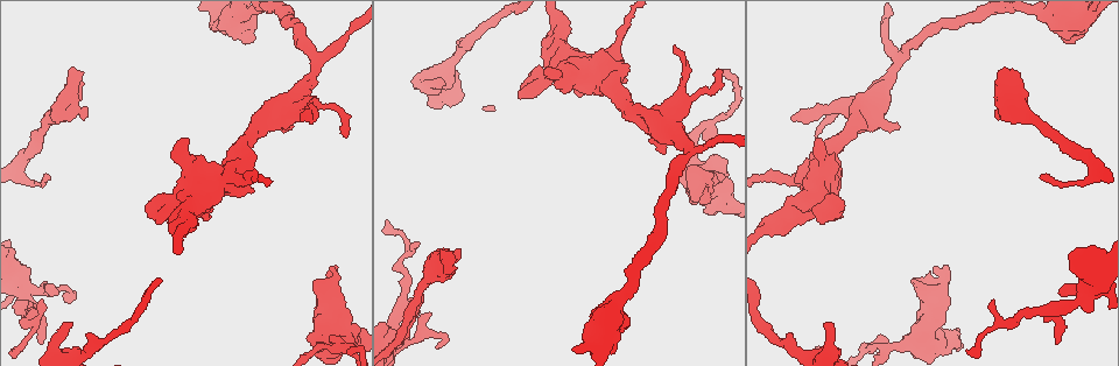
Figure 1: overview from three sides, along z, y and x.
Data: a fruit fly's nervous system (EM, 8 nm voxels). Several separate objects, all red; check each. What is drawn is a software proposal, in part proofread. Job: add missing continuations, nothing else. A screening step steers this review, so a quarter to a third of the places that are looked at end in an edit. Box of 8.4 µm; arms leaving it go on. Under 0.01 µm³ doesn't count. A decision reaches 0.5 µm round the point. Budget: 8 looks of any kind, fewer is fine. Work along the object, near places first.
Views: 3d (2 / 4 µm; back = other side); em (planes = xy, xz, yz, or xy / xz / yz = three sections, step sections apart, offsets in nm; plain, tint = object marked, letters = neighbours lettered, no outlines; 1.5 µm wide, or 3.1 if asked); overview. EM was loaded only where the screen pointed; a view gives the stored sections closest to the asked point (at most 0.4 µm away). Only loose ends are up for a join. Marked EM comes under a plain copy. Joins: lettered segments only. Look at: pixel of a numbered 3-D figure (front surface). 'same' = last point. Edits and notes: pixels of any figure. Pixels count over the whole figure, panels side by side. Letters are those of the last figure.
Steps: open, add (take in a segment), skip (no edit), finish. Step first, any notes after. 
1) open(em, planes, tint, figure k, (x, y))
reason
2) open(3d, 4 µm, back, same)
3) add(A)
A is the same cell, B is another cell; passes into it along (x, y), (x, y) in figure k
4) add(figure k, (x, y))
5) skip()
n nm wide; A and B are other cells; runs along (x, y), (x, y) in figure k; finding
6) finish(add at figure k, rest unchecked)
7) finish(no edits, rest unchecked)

open(em, xz, step 8, tint, figure 1, (39, 339))
free end

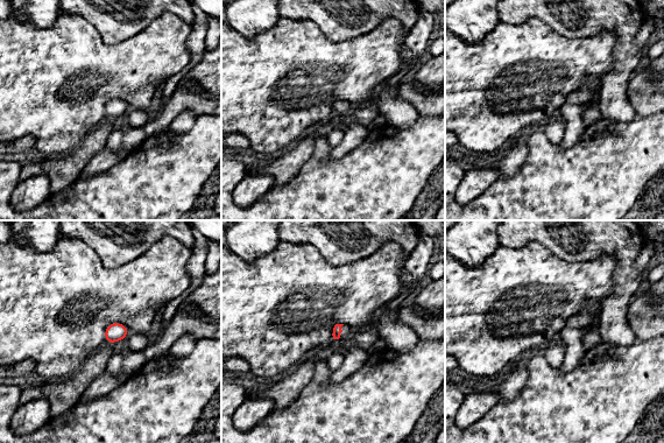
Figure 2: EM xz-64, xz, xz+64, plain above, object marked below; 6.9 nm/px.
open(em, xz, step 8, letters, same)
what lies round it

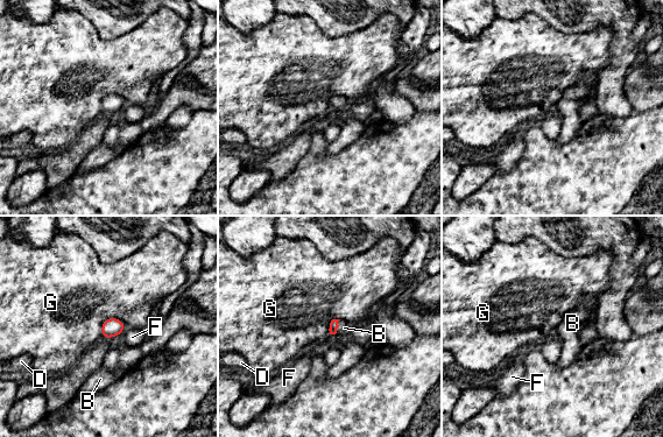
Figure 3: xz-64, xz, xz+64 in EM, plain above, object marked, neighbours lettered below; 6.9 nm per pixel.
add(B)
B is the same cell, D, F and G are other cells; passes into it along (333, 325), (338, 326), (344, 328) in figure 3; it goes on there

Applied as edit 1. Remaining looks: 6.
open(overview)

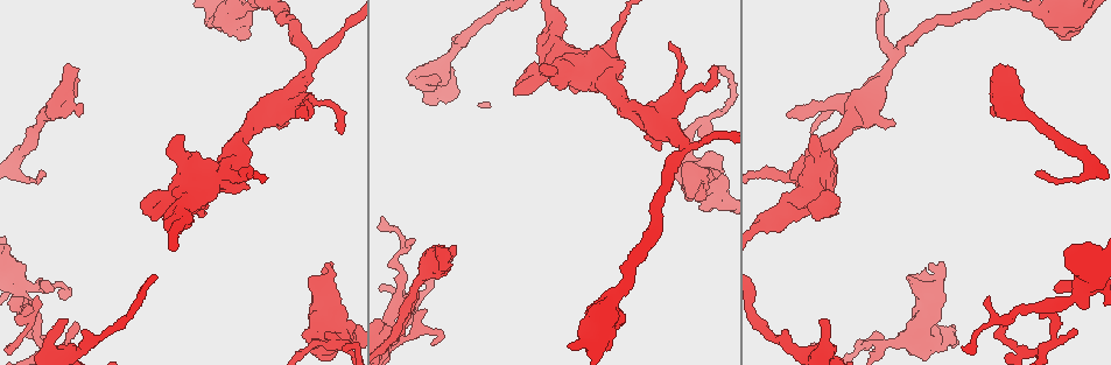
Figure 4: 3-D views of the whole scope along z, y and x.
open(em, planes, letters, figure 4, (331, 265))
an open end

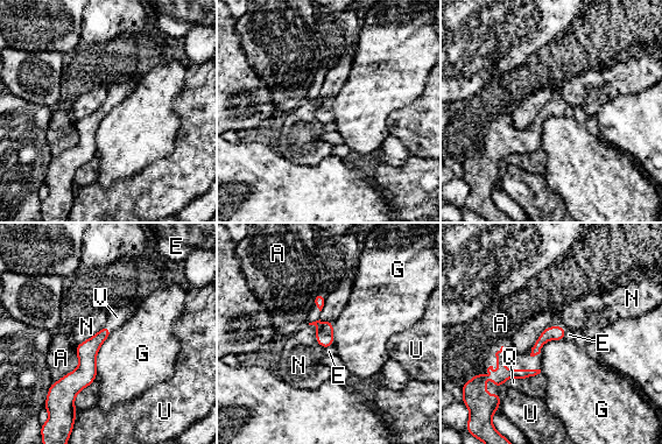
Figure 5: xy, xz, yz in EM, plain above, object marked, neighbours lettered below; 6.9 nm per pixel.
add(V)
V is the same cell, A, E, G, N, Q and U are other cells; passes into it along (551, 332), (557, 326), (557, 322) in figure 5; the cell continues

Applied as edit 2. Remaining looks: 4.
open(overview)

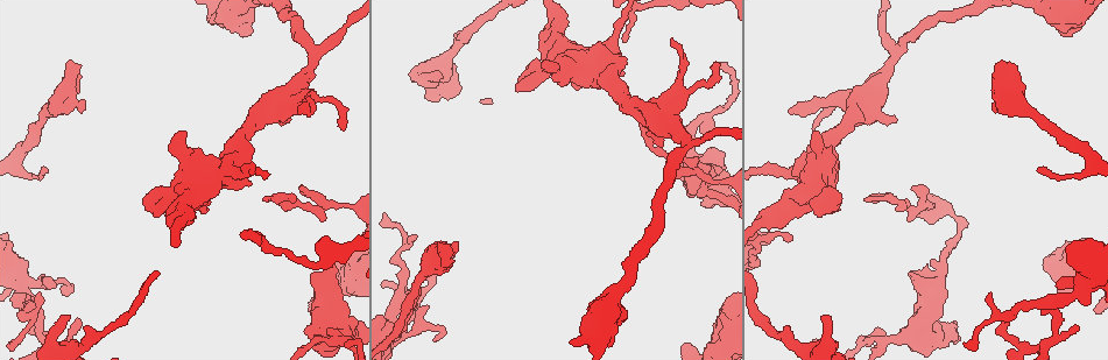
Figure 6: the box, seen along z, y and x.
open(em, planes, letters, figure 6, (69, 318))
an open end

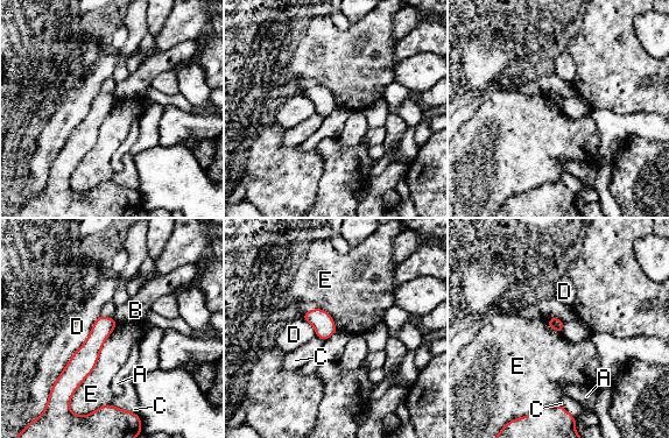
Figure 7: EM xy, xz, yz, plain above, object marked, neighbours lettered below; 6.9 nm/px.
skip()
A, B, C, D and E are other cells; none of them fits

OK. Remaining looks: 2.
finish(add at figure 3, add at figure 5, rest unchecked)

